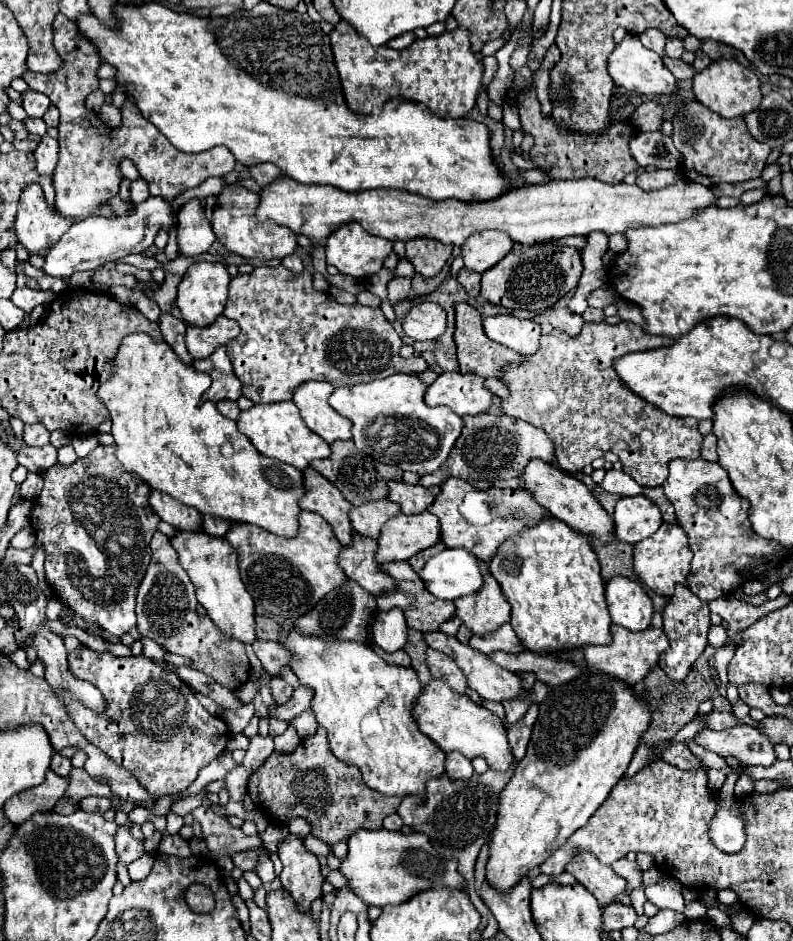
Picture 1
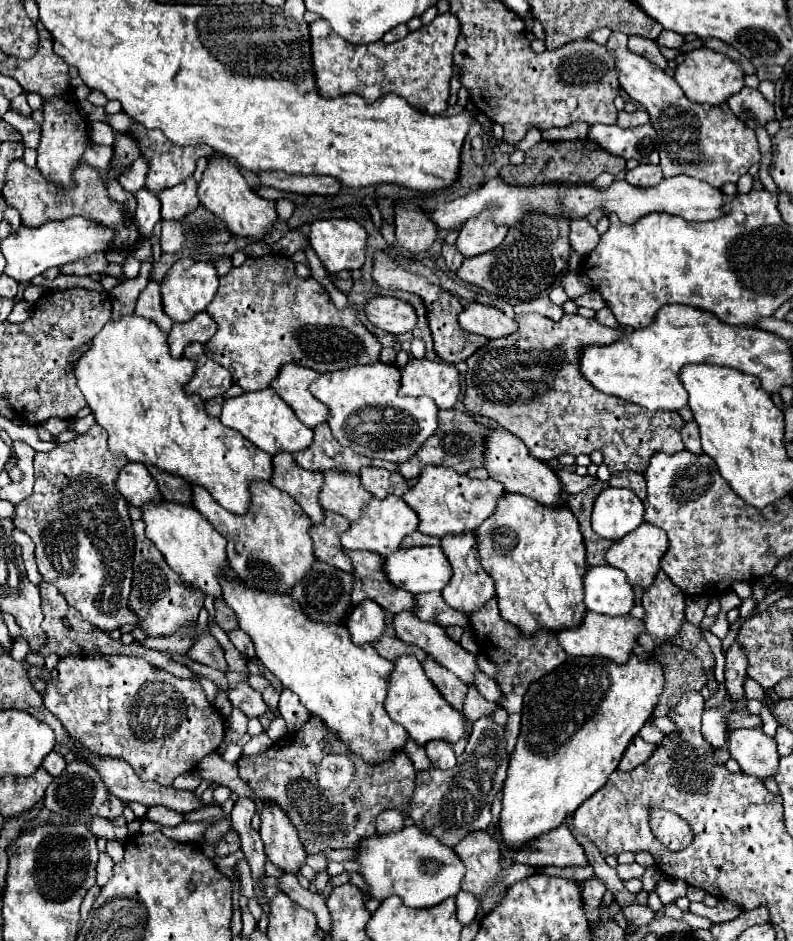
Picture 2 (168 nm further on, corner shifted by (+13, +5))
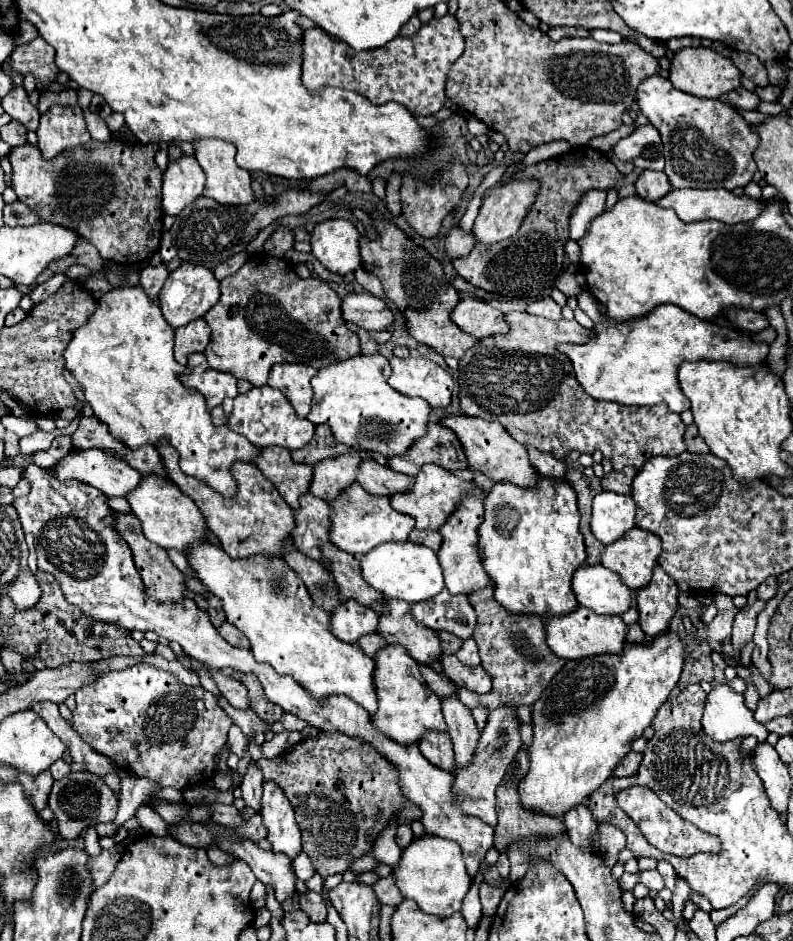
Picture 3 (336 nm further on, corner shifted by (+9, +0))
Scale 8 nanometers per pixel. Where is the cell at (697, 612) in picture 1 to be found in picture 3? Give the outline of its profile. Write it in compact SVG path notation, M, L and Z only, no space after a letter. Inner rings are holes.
M656 566L650 584L638 590L636 596L636 608L640 612L638 624L648 638L654 638L668 630L670 618L678 608L676 596L678 596L676 582L660 566Z

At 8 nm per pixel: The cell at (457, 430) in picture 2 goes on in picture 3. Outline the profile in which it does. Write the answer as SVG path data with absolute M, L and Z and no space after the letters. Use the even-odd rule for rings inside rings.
M428 422L428 430L424 438L418 438L408 448L404 458L388 458L388 466L396 472L416 476L422 464L438 464L446 470L462 470L468 468L466 454L460 446L456 434L448 428L442 428L438 422Z

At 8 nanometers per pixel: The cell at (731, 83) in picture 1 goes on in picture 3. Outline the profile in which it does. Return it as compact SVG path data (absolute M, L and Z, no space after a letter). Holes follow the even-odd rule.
M704 46L678 50L674 54L674 58L670 60L668 74L670 74L668 80L672 82L672 86L676 90L682 90L682 92L688 92L688 94L694 94L700 98L722 98L726 92L738 88L740 78L742 78L740 70L732 64L730 58L718 54L710 48L704 48Z

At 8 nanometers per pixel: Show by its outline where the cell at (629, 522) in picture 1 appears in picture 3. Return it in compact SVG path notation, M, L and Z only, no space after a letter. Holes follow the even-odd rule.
M600 492L592 502L590 530L602 544L612 544L634 528L636 504L630 496Z

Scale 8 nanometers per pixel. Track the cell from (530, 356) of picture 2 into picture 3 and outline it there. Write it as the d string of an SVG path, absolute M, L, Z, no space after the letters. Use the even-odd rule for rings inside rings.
M508 312L506 322L510 330L506 334L488 336L476 342L472 350L466 350L458 366L460 382L460 408L468 416L478 416L484 420L500 422L514 440L524 446L536 446L540 452L550 452L554 458L562 460L572 450L592 454L600 450L606 458L612 460L614 470L626 466L640 470L650 456L678 456L686 452L684 444L684 422L678 414L670 412L668 406L622 406L614 402L602 402L588 396L574 378L570 360L560 354L554 344L560 342L588 342L592 330L582 328L576 320L546 320L540 316L530 316L528 312Z

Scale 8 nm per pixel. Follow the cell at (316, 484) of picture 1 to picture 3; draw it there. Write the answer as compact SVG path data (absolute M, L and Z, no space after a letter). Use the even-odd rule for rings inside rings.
M268 446L260 450L260 454L254 458L254 464L276 486L290 508L300 506L298 498L304 494L304 490L308 492L312 482L312 466L292 462L290 450L284 450L282 446Z

